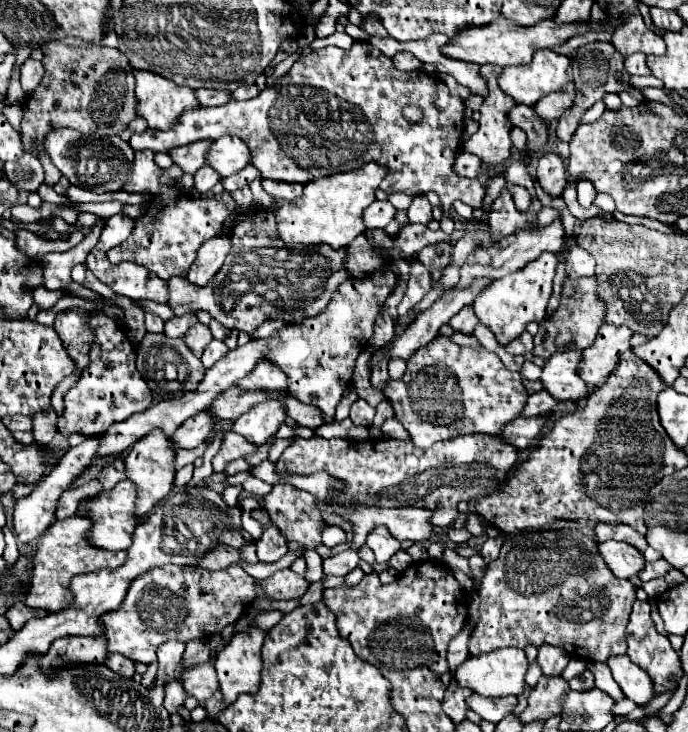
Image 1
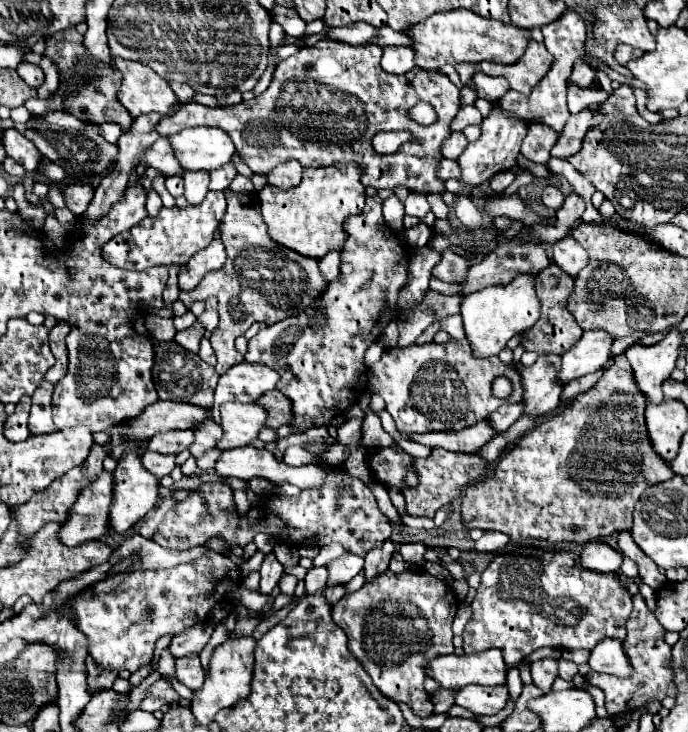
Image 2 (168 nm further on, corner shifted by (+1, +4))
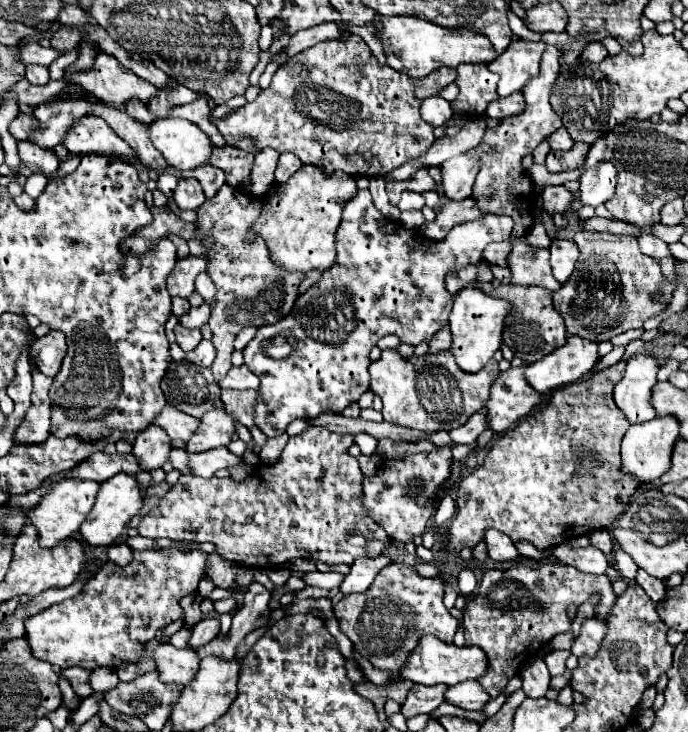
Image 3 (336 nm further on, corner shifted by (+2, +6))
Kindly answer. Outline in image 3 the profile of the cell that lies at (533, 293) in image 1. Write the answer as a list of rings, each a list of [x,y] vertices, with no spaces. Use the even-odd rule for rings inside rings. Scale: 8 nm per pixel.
[[[463,289],[453,303],[453,311],[449,315],[449,327],[453,333],[453,345],[451,351],[455,355],[457,365],[463,371],[477,373],[481,371],[487,361],[493,357],[493,353],[499,349],[503,341],[503,329],[505,329],[505,319],[513,311],[513,305],[505,299],[491,297],[483,293],[481,289]]]

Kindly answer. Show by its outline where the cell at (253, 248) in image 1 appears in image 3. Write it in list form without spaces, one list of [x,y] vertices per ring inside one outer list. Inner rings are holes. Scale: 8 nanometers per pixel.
[[[223,185],[219,193],[213,199],[207,199],[197,211],[199,235],[189,243],[189,247],[191,253],[207,253],[207,275],[217,287],[217,305],[213,307],[213,319],[209,319],[209,327],[213,329],[213,345],[217,349],[211,371],[217,383],[231,369],[233,341],[237,333],[249,325],[261,327],[277,323],[289,315],[299,297],[299,285],[305,279],[301,271],[285,271],[283,267],[277,267],[273,261],[269,261],[269,247],[265,247],[261,237],[255,237],[253,241],[249,239],[251,225],[259,219],[261,207],[263,201],[259,197],[243,189]],[[205,235],[215,237],[215,247],[211,251],[205,251],[201,245]]]

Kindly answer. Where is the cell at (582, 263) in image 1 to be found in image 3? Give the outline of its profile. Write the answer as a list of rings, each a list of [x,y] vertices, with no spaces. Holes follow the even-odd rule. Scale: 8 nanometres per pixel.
[[[553,239],[549,251],[551,251],[553,275],[563,285],[575,269],[575,263],[579,259],[579,247],[571,239]]]

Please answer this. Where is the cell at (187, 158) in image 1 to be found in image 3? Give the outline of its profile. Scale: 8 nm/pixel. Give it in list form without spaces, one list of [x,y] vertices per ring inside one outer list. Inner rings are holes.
[[[83,117],[65,137],[63,145],[69,149],[71,155],[85,155],[85,153],[103,153],[111,157],[119,157],[131,161],[135,151],[117,135],[113,129],[99,117]]]

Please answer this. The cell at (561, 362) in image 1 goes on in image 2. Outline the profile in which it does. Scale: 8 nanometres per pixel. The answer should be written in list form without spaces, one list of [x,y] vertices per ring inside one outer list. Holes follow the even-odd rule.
[[[540,355],[534,365],[524,367],[520,371],[524,385],[522,415],[544,415],[560,405],[562,385],[556,383],[558,365],[560,365],[558,355]]]

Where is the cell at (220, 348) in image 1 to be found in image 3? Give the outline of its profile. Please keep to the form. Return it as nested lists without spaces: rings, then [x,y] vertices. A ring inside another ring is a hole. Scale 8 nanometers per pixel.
[[[201,341],[193,351],[187,353],[187,361],[199,365],[199,367],[211,367],[211,363],[215,361],[215,347],[211,341]]]

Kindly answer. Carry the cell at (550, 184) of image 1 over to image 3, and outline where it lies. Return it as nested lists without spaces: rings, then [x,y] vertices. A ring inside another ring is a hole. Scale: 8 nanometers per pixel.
[[[545,187],[543,189],[543,209],[549,215],[569,213],[571,203],[573,203],[573,195],[565,187]]]

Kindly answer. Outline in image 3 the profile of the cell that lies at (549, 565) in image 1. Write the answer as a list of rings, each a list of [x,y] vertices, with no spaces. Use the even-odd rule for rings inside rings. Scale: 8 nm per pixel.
[[[517,563],[509,569],[485,571],[479,587],[467,603],[467,609],[463,611],[465,645],[481,647],[489,659],[489,669],[479,679],[485,691],[489,691],[491,697],[497,697],[527,661],[527,651],[537,653],[555,635],[571,629],[567,607],[579,607],[591,595],[599,595],[595,617],[605,621],[609,609],[617,603],[617,593],[607,575],[587,575],[565,563],[539,563],[537,567]]]

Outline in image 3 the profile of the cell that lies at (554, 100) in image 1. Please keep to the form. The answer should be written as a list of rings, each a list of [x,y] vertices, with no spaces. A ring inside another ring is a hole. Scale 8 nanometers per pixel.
[[[597,41],[597,43],[589,43],[583,53],[579,55],[579,61],[593,61],[593,63],[601,63],[601,59],[607,57],[607,51],[605,47]]]

